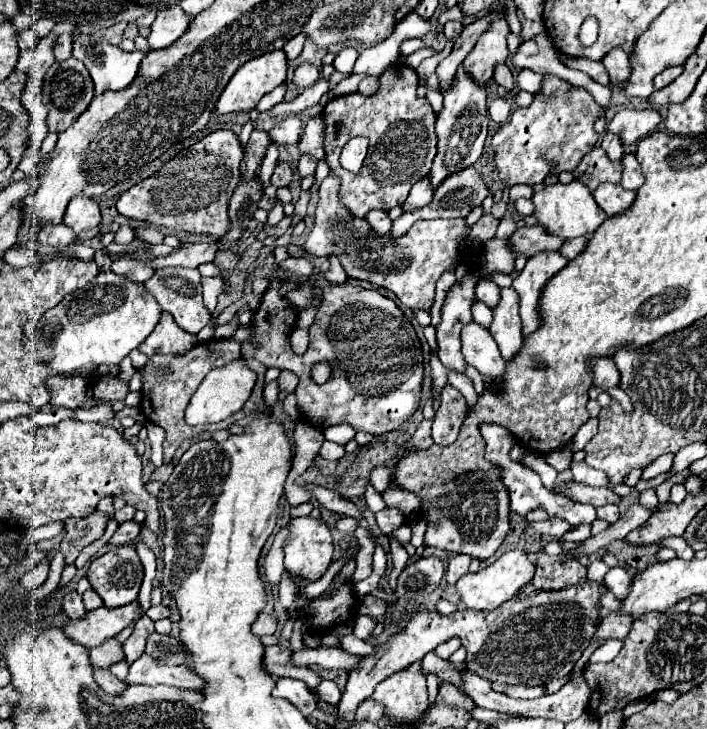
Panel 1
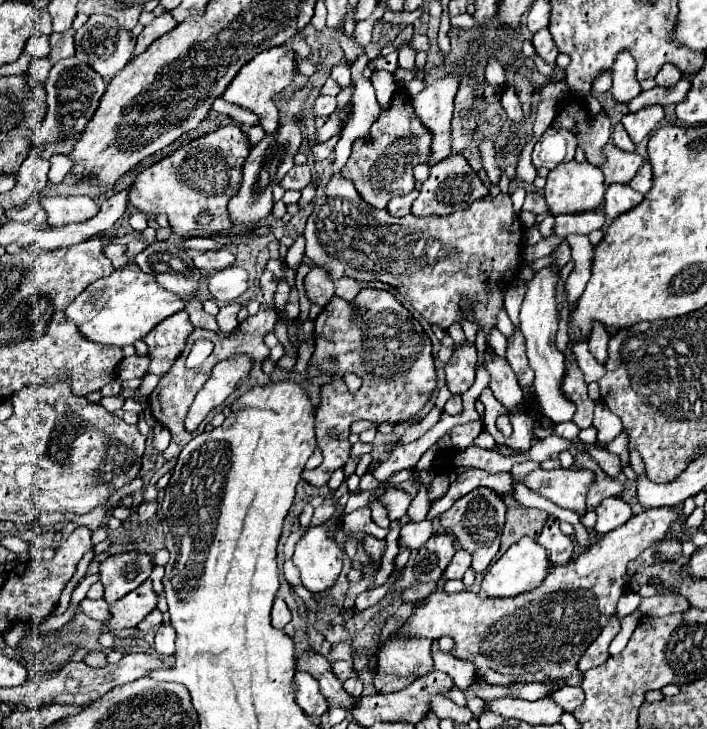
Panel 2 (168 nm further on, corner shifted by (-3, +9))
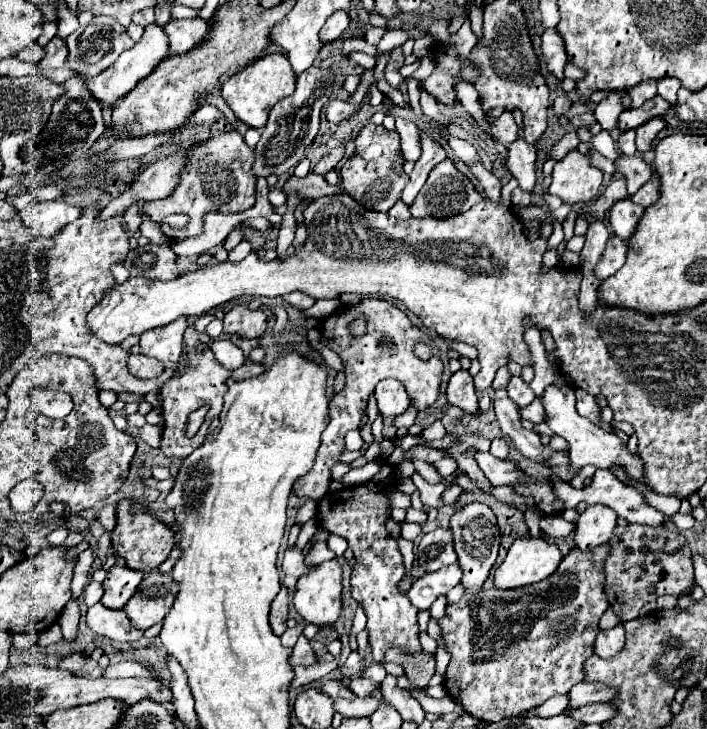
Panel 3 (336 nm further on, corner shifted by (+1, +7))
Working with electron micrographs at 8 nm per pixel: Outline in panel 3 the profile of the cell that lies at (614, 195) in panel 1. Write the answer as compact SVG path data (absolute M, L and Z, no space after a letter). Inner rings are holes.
M620 200L610 210L610 226L622 240L630 240L642 214L644 214L642 206L634 204L632 200Z

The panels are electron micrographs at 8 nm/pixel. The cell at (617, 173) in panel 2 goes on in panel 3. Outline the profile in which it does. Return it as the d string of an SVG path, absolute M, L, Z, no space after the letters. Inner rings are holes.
M624 156L622 160L616 160L616 166L624 174L630 194L638 192L638 188L642 188L642 184L646 184L652 178L652 168L642 158Z

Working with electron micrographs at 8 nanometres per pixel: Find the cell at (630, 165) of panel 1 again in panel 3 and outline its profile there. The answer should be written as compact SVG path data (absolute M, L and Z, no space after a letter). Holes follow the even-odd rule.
M654 174L654 178L652 178L648 184L644 184L644 186L632 196L634 204L640 204L642 208L654 206L654 202L658 202L658 198L660 198L660 180L658 180L656 174Z

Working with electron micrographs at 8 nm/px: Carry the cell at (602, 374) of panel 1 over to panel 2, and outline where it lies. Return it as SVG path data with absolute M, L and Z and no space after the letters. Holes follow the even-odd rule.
M594 324L592 334L590 334L590 338L588 338L588 346L590 346L592 356L594 356L600 364L604 364L606 358L608 358L608 340L610 340L608 330L606 330L602 324Z

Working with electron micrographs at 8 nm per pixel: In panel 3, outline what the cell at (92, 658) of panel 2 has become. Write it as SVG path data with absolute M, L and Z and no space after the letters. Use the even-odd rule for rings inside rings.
M72 652L72 654L64 656L64 658L58 662L58 668L76 674L76 672L84 666L84 662L86 662L86 656L84 656L84 654L80 654L80 652Z

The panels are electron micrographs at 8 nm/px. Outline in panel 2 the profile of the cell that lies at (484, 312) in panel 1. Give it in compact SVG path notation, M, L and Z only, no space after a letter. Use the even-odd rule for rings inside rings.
M496 327L491 330L489 344L498 356L505 357L507 350L507 339Z

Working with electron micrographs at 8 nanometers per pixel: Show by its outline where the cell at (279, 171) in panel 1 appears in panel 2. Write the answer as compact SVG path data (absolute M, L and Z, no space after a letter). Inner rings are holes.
M302 164L302 166L292 166L290 172L280 180L280 186L282 186L282 188L302 190L304 186L310 184L310 178L312 178L312 174L310 174L310 168L308 168L306 164Z

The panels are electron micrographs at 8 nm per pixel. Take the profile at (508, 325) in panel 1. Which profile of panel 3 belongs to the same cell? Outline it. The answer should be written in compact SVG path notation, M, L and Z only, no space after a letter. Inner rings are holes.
M512 376L512 380L510 380L506 392L508 392L510 400L514 400L514 404L516 404L518 408L528 406L528 404L536 398L534 392L532 392L532 388L530 388L528 384L524 384L522 378L516 378L516 376Z

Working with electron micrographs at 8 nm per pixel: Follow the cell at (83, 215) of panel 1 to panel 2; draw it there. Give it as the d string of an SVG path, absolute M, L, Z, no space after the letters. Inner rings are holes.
M90 196L42 198L42 208L48 212L50 226L66 226L72 222L86 222L94 214L98 214L98 206Z

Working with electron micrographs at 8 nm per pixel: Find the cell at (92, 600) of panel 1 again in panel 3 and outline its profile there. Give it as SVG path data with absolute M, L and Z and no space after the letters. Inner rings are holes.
M92 580L92 582L86 586L86 604L88 604L88 606L94 606L96 602L100 602L102 594L104 594L102 584L98 584L98 582Z

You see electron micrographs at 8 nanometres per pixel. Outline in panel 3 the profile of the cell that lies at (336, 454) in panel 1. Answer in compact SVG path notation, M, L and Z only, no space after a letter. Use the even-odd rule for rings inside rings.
M351 430L345 436L346 449L350 451L358 451L363 446L364 441L359 430Z

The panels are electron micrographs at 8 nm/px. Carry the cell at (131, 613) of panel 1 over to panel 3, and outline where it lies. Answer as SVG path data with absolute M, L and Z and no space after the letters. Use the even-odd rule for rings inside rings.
M150 572L138 586L136 594L128 600L124 610L136 628L148 630L164 620L174 604L176 594L178 582L172 580L172 574Z

